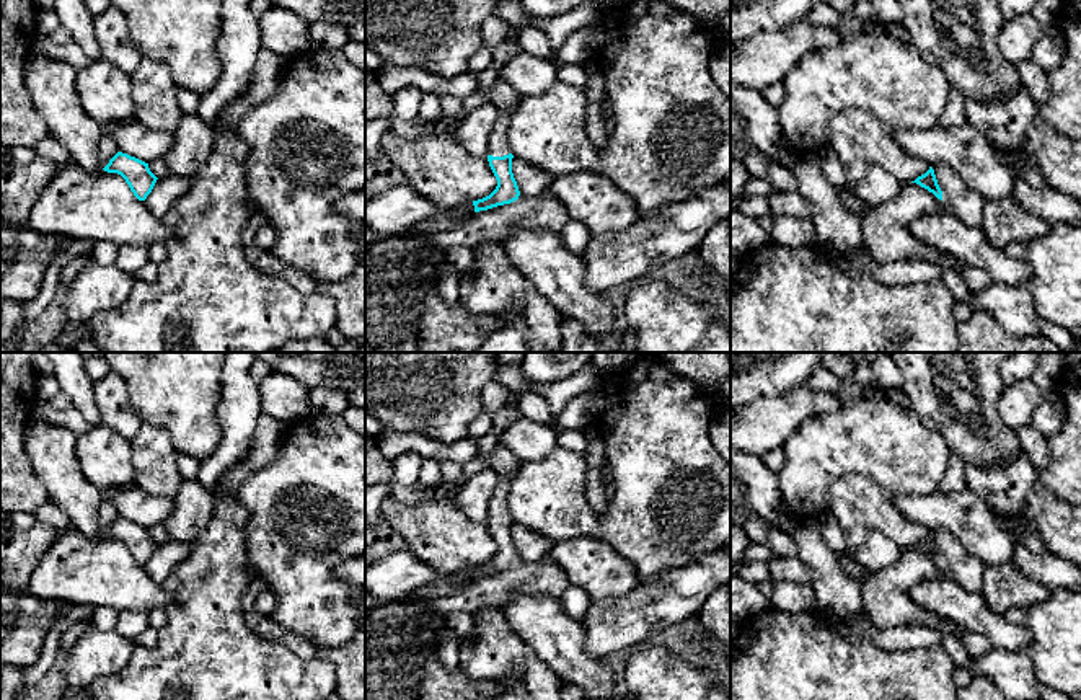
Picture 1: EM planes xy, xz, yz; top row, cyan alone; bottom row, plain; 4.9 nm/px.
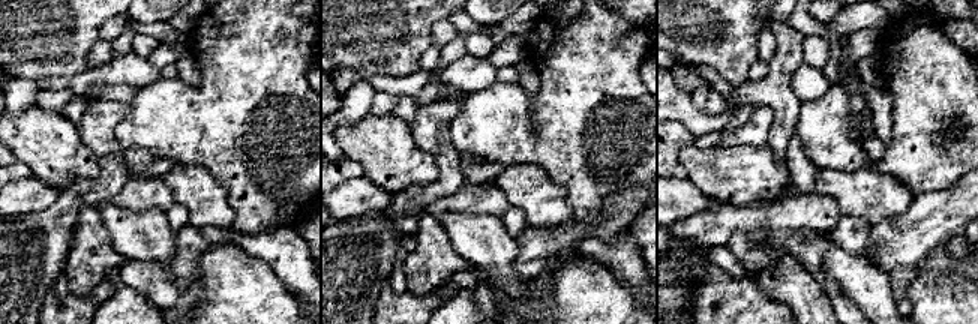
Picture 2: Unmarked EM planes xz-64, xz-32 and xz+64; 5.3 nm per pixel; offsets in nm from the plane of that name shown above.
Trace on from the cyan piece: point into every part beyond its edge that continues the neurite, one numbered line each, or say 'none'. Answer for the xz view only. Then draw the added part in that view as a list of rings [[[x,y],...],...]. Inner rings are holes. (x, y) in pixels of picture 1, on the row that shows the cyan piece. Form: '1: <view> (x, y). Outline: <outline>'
1: xz (502, 95). Outline: [[[499,77],[494,86],[488,95],[488,103],[494,104],[502,111],[502,116],[494,124],[491,135],[489,135],[489,155],[492,157],[504,157],[512,153],[509,145],[509,127],[510,119],[517,106],[520,104],[522,96]]]
2: xz (467, 208). Outline: [[[465,202],[458,207],[453,207],[452,210],[448,210],[448,214],[452,214],[452,215],[458,215],[458,214],[468,215],[468,214],[473,214],[473,212],[474,212],[473,202]]]

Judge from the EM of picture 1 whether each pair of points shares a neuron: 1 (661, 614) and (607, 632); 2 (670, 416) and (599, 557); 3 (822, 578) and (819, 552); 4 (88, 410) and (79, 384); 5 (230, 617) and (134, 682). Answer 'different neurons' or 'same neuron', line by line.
1: same neuron
2: different neurons
3: same neuron
4: same neuron
5: same neuron

